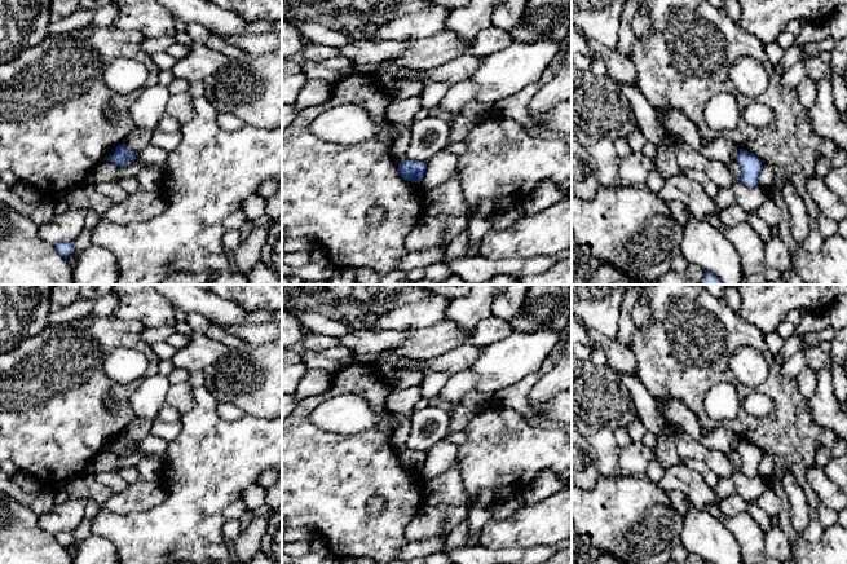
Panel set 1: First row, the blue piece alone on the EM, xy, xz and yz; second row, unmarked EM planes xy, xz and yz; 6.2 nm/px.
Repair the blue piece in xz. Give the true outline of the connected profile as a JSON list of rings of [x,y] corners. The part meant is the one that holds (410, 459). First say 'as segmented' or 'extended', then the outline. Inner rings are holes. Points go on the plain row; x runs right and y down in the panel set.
as segmented; [[[406,449],[398,453],[398,461],[403,470],[420,473],[427,459],[425,451]]]

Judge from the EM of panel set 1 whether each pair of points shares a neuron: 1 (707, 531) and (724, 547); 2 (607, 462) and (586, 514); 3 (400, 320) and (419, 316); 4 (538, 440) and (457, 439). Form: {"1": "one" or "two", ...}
{"1": "one", "2": "two", "3": "one", "4": "two"}

